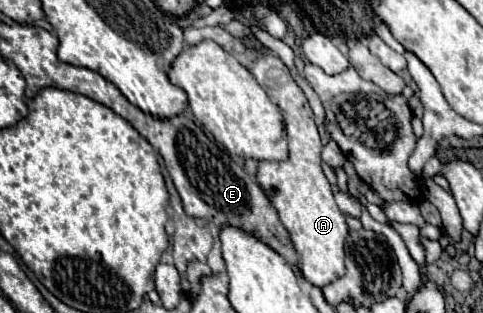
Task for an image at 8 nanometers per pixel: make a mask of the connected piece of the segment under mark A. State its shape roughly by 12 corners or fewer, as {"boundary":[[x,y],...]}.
{"boundary":[[259,41],[251,73],[281,109],[285,161],[259,161],[317,287],[345,275],[345,215],[323,143],[287,65]]}

